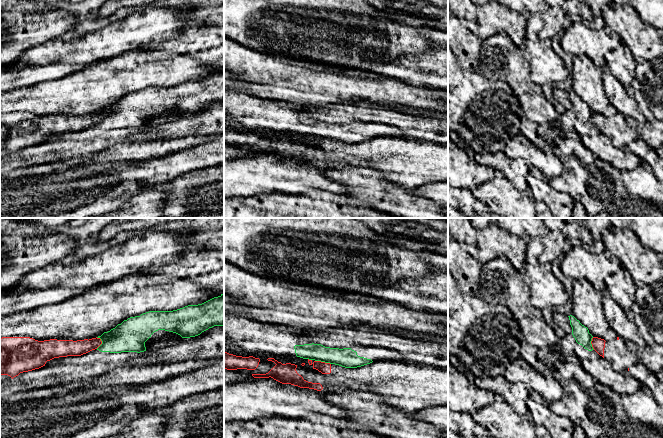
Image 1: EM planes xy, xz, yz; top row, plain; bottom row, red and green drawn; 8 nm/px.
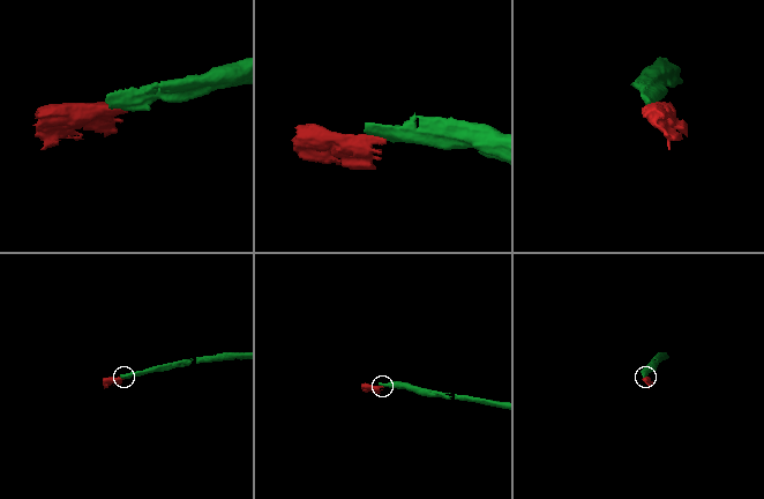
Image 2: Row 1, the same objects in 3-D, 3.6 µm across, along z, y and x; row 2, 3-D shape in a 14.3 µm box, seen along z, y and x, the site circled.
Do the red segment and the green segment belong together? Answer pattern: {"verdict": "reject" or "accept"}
{"verdict": "reject"}

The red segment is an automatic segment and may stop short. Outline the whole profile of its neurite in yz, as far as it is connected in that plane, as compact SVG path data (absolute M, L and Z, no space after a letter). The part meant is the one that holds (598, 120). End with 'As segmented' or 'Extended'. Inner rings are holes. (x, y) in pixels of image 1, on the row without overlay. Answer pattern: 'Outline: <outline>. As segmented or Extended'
Outline: M593 113L591 117L593 125L602 132L616 148L628 149L629 143L635 138L636 132L626 122L622 114L611 117Z. Extended

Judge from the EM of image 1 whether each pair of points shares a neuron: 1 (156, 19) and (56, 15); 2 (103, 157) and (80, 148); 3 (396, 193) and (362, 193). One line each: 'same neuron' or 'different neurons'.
1: different neurons
2: different neurons
3: same neuron

